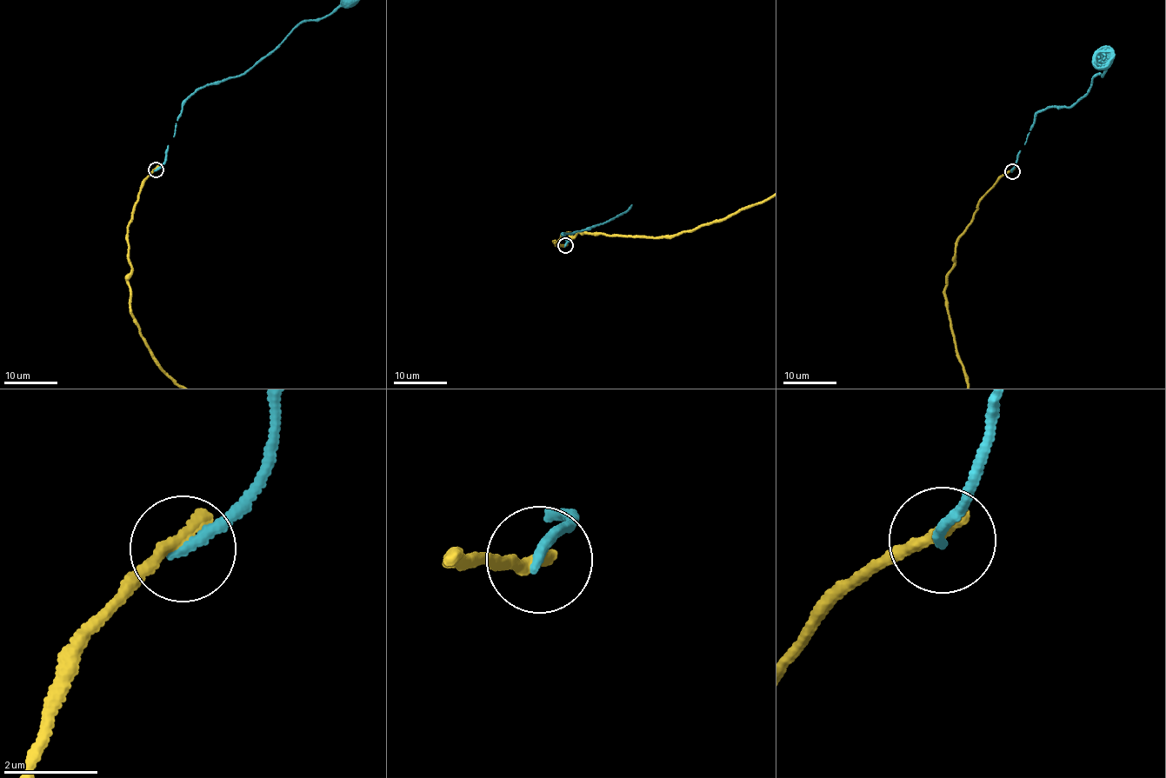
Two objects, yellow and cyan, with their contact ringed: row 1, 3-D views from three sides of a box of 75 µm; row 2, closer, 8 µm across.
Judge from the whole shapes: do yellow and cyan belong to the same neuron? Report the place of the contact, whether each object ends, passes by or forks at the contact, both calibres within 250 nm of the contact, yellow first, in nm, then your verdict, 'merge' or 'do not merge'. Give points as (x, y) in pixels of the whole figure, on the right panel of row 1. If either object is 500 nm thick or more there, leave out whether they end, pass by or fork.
at (1012, 171); yellow ends there; cyan ends there; 360 nm thick on the yellow side, 240 nm on the other; do not merge

